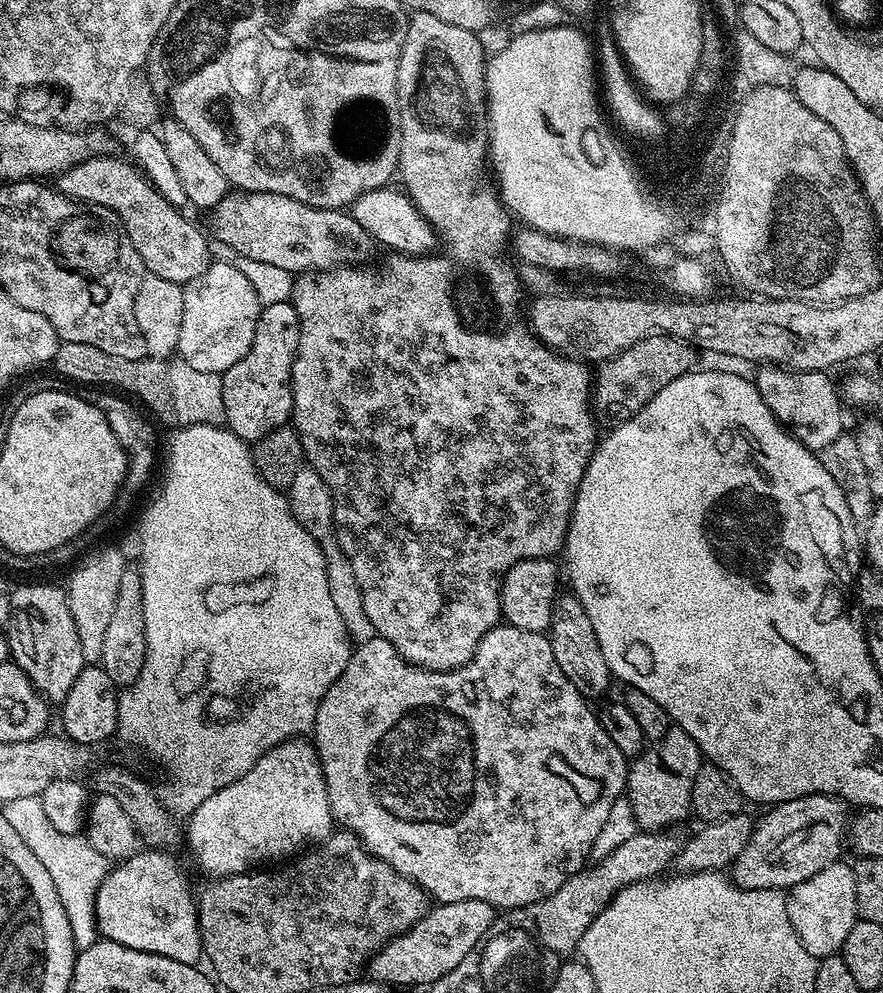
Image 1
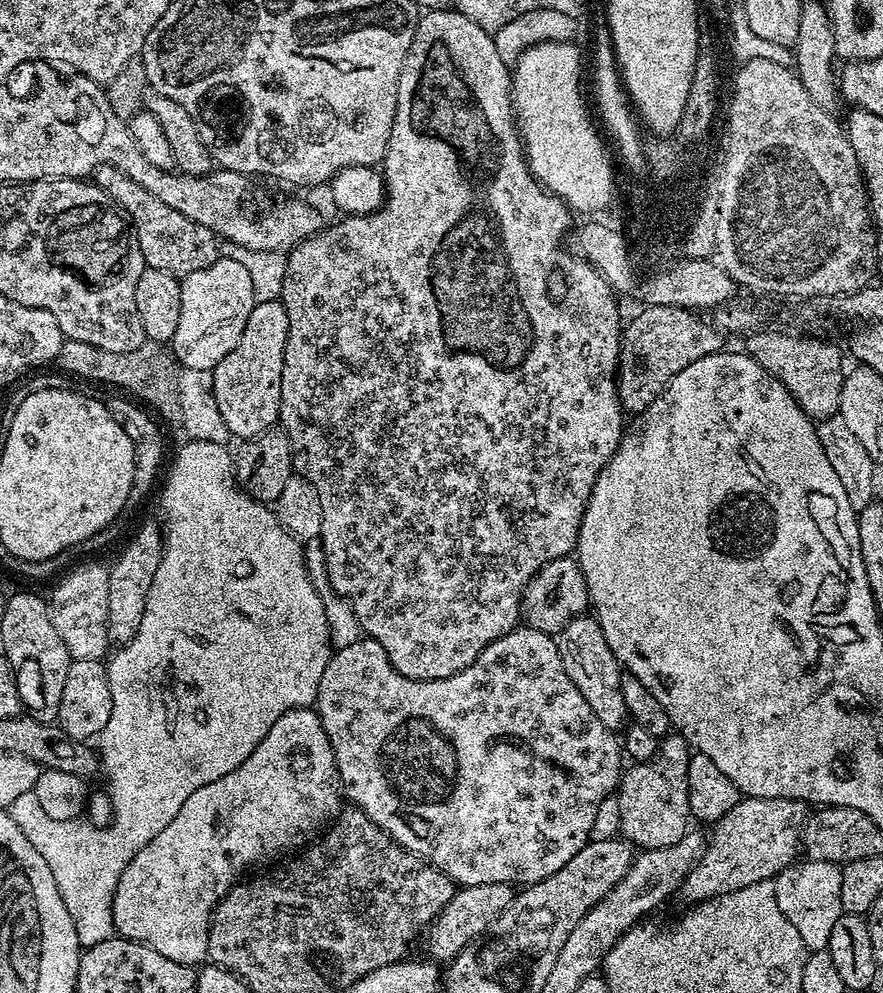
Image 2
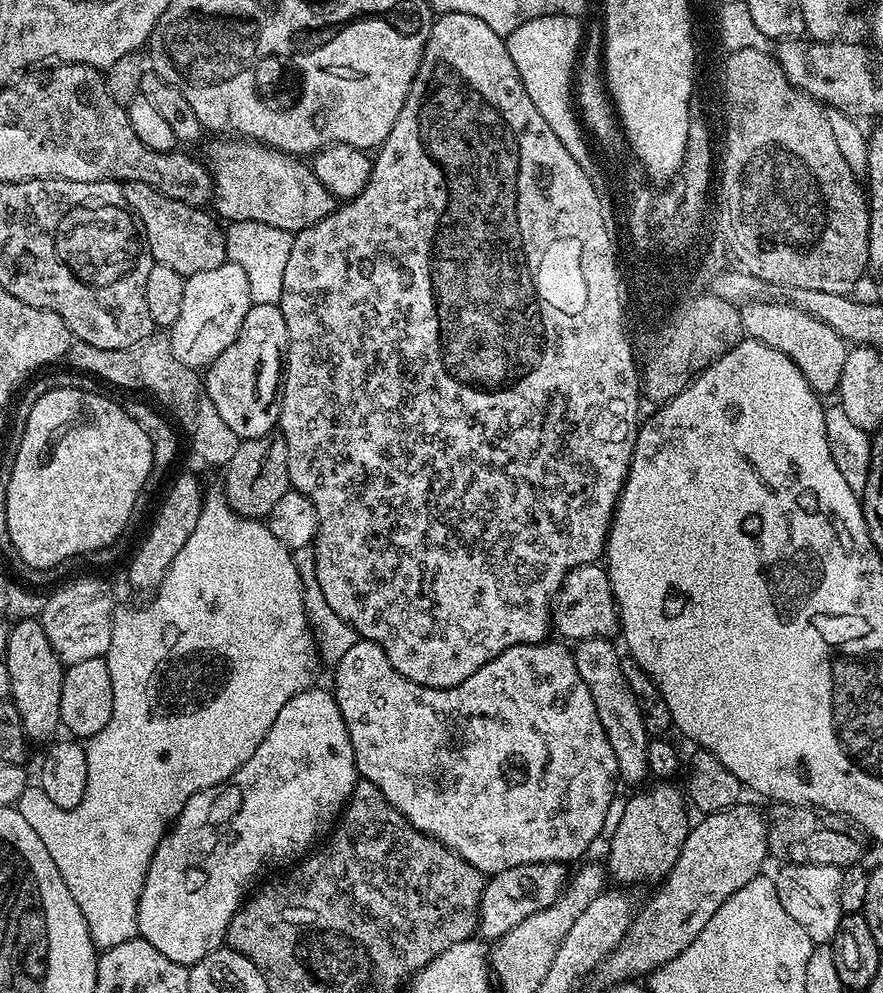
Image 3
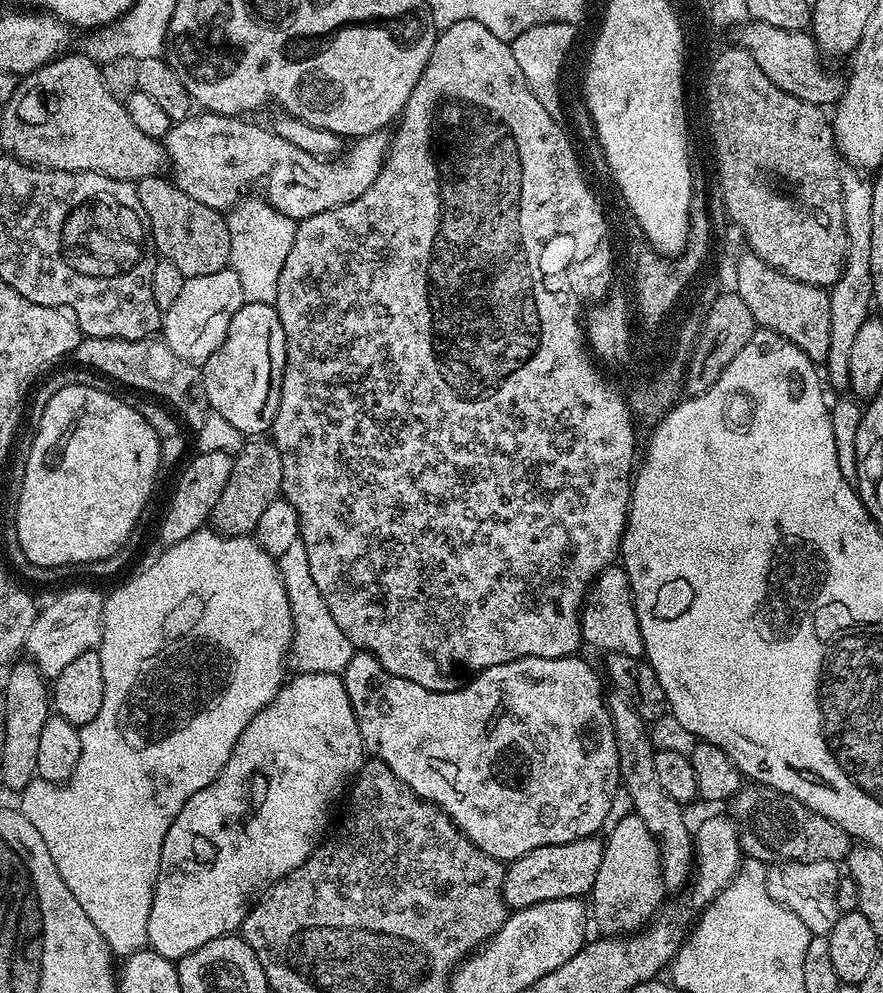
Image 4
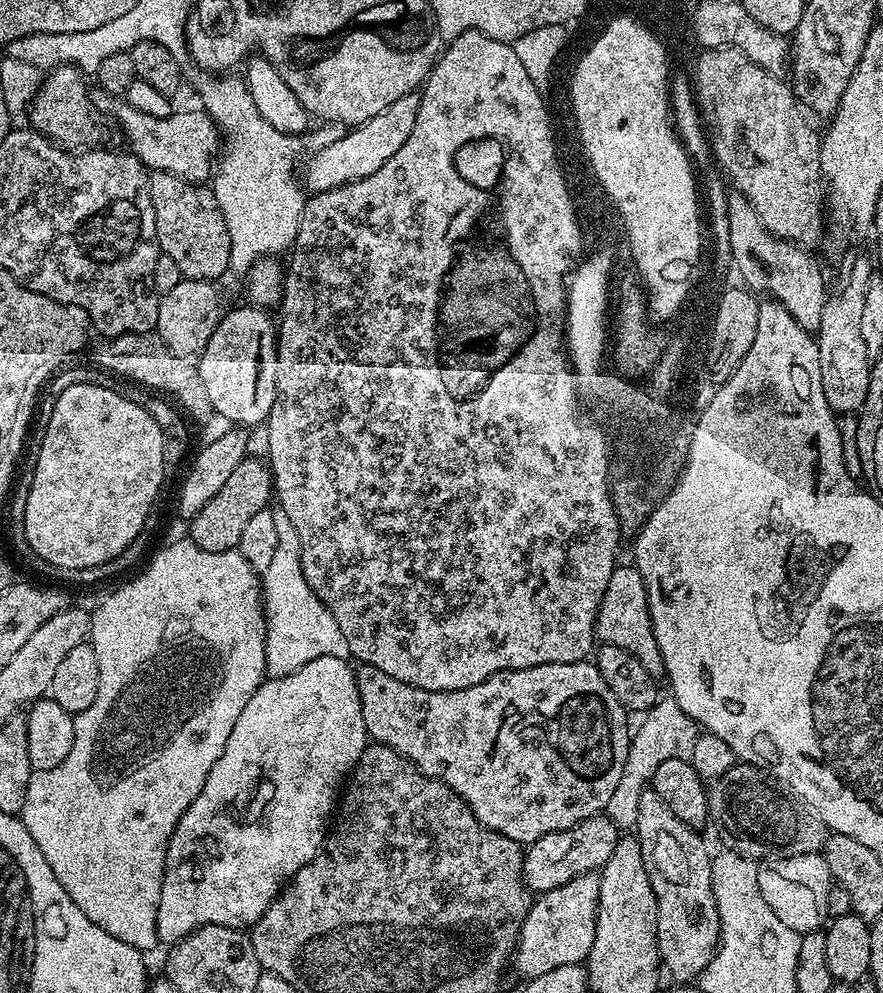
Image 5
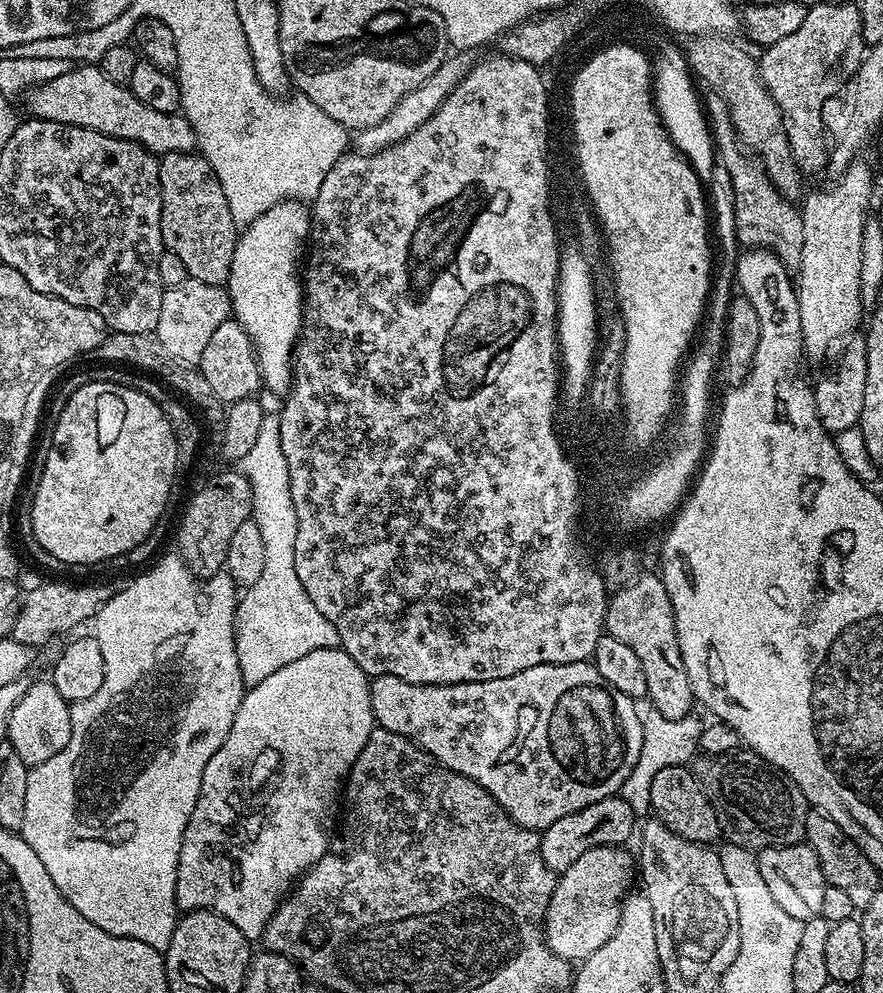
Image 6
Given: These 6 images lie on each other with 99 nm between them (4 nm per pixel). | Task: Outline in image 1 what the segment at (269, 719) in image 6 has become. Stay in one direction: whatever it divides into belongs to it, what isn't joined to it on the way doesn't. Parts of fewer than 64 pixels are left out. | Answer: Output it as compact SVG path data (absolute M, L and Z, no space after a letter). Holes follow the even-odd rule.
M293 738L262 754L242 778L222 786L195 808L186 820L186 844L188 840L197 866L209 872L209 877L219 878L238 876L263 865L263 860L291 857L305 846L327 840L333 831L316 745L304 738ZM137 850L109 871L96 895L96 931L105 940L113 940L134 950L146 950L150 954L162 954L174 958L174 962L196 964L202 956L194 892L188 889L188 880L179 862L164 850Z

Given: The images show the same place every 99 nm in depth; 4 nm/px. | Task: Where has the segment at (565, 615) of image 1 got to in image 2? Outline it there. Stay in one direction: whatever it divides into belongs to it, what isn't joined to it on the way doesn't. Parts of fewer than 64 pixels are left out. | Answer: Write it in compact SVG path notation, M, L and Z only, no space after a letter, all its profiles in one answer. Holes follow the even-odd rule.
M595 615L576 616L558 633L558 643L566 674L570 674L574 686L582 690L582 698L590 702L590 710L594 710L594 714L598 714L600 721L608 728L623 729L630 720L626 698L622 692L625 673L614 650L610 650L610 642L606 642L606 634L602 634L602 626Z

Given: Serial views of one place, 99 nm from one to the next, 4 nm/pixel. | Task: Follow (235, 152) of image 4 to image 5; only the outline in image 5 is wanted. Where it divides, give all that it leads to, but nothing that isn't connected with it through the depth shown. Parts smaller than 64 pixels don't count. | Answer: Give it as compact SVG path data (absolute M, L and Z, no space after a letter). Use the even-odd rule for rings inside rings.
M99 90L91 93L92 107L97 113L116 120L118 127L124 131L128 139L127 147L133 156L144 163L144 167L152 172L169 172L183 180L204 182L213 175L214 157L221 151L222 137L220 129L209 118L207 112L180 112L173 110L166 118L150 118L150 114L142 114L142 110L134 110L128 101ZM419 91L402 94L402 98L390 102L390 106L374 114L374 118L349 127L340 139L316 150L308 160L304 176L302 172L303 187L312 194L334 190L343 184L370 178L374 170L386 166L386 162L390 162L390 158L394 158L394 154L398 154L398 149L406 143L406 138L410 138L410 130L414 130L414 122L418 122L420 98Z

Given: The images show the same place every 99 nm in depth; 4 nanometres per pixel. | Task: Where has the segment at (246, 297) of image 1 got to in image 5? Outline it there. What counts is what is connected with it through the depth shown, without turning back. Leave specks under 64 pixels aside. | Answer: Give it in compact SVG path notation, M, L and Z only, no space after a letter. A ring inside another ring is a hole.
M182 278L178 286L174 286L174 290L160 296L155 331L175 356L199 357L204 351L206 342L210 342L210 334L214 334L218 322L222 322L226 311L226 303L224 304L224 296L220 293L220 286L219 283L210 280Z

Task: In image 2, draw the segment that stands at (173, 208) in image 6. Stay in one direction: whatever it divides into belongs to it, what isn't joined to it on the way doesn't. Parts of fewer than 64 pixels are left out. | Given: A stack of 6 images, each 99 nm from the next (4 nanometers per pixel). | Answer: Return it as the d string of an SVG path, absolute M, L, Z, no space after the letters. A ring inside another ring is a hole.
M112 164L102 166L94 173L94 183L106 190L106 194L110 194L110 198L114 198L114 202L118 202L118 206L122 206L124 213L132 219L132 229L136 232L147 267L166 270L171 276L183 278L194 274L194 270L206 270L206 266L221 259L222 244L216 233L206 226L198 226L198 222L186 218L186 214L178 214L178 210L154 198L150 190L142 190L134 178L122 174L122 170Z

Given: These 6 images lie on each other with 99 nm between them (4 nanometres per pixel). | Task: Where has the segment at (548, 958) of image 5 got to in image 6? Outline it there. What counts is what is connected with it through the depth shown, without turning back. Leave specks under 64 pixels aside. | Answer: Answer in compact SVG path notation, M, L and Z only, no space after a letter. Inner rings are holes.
M602 846L586 850L574 866L559 873L556 889L544 915L544 941L558 958L583 962L598 946L610 939L618 926L620 905L629 895L628 883L634 880L634 856L623 847Z

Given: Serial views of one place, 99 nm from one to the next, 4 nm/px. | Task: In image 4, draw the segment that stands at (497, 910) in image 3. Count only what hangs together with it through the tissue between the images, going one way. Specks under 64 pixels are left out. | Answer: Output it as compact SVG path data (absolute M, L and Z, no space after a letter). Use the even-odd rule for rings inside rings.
M587 836L574 842L538 846L530 854L511 861L504 870L504 903L515 910L534 906L540 902L550 902L556 898L584 898L594 886L598 866L602 866L604 840L596 836Z

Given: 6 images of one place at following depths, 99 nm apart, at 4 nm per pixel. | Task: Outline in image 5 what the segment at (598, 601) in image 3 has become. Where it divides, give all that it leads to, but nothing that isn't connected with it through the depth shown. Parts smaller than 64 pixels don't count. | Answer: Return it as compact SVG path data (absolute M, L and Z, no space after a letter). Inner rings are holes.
M618 566L610 574L610 582L606 582L606 594L602 594L602 606L598 606L596 638L600 642L622 646L622 650L634 654L634 658L638 658L638 662L642 662L652 676L664 676L662 654L652 633L646 586L642 574L634 566Z

